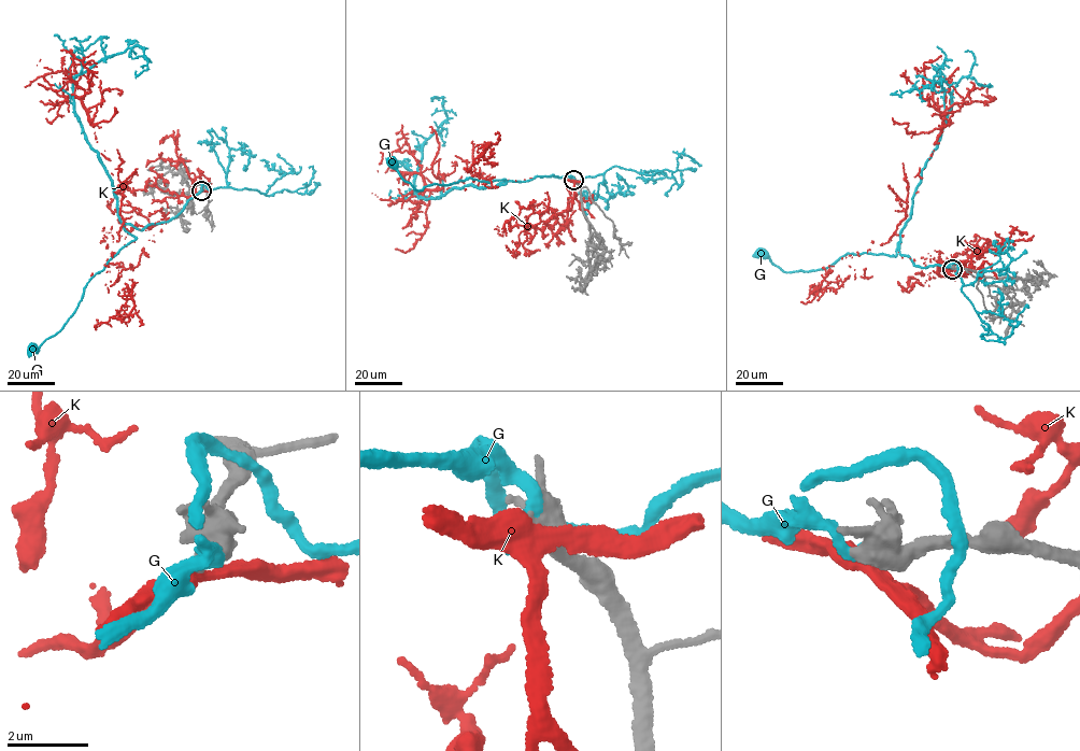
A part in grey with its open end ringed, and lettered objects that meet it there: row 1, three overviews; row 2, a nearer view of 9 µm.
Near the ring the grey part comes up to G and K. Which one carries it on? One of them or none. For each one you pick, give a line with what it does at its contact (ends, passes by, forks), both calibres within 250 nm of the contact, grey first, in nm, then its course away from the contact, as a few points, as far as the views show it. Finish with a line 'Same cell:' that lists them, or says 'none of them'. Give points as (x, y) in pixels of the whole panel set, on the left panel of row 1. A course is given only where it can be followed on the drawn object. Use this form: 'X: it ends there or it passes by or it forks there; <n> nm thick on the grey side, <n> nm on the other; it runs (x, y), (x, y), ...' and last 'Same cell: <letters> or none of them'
Same cell: none of them

